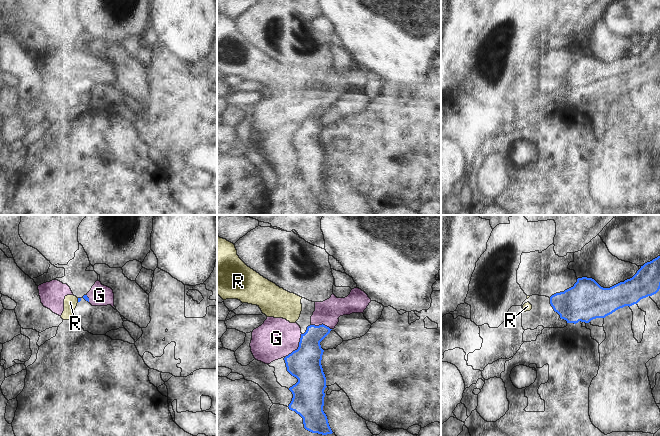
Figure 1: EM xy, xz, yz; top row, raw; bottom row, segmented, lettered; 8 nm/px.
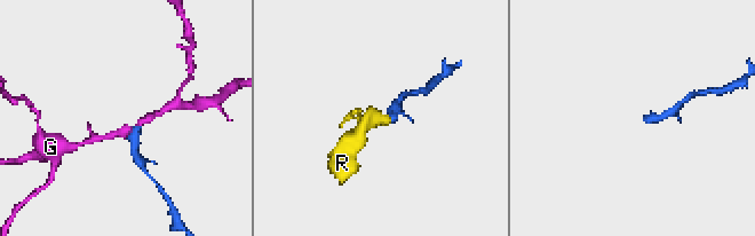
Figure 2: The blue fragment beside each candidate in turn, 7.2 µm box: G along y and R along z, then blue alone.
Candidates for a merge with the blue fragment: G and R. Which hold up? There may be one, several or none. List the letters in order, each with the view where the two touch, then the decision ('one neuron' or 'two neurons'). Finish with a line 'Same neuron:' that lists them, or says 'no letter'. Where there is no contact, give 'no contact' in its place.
G: xz | two neurons
R: xy | one neuron
Same neuron: R

